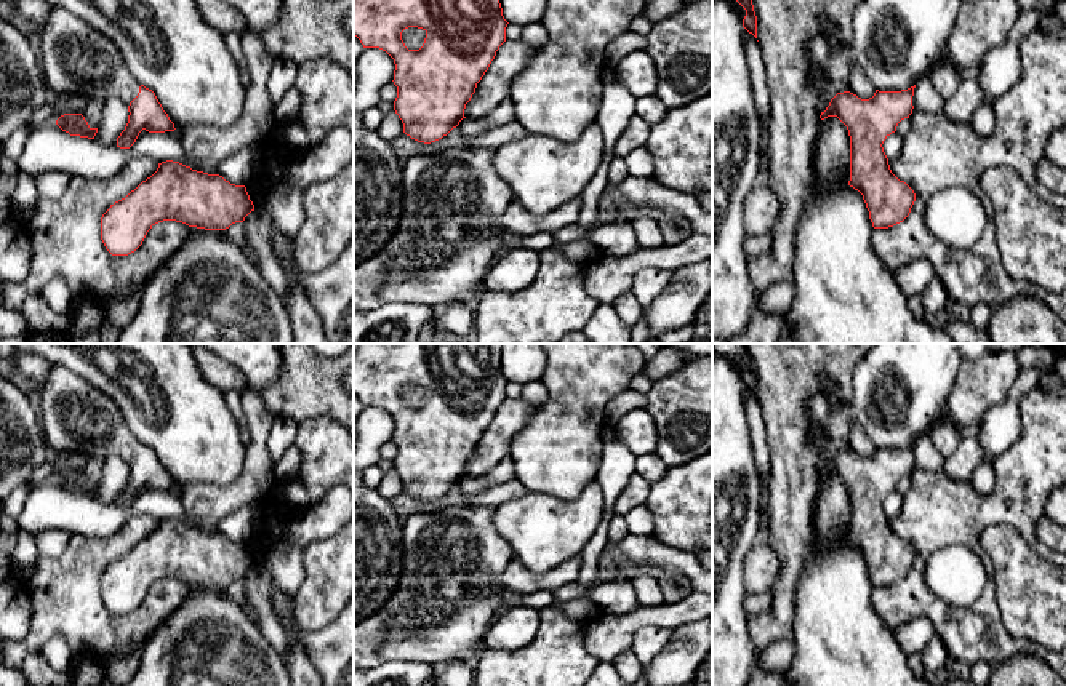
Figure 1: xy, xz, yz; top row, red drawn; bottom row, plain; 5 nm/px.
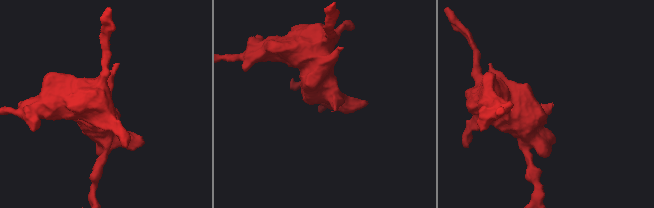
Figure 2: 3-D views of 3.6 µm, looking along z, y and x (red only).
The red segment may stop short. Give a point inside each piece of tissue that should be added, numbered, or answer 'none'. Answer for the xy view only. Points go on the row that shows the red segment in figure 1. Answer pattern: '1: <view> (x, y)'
1: xy (76, 58)

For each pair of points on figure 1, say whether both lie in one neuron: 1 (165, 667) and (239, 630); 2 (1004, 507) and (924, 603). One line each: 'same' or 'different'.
1: same
2: same

